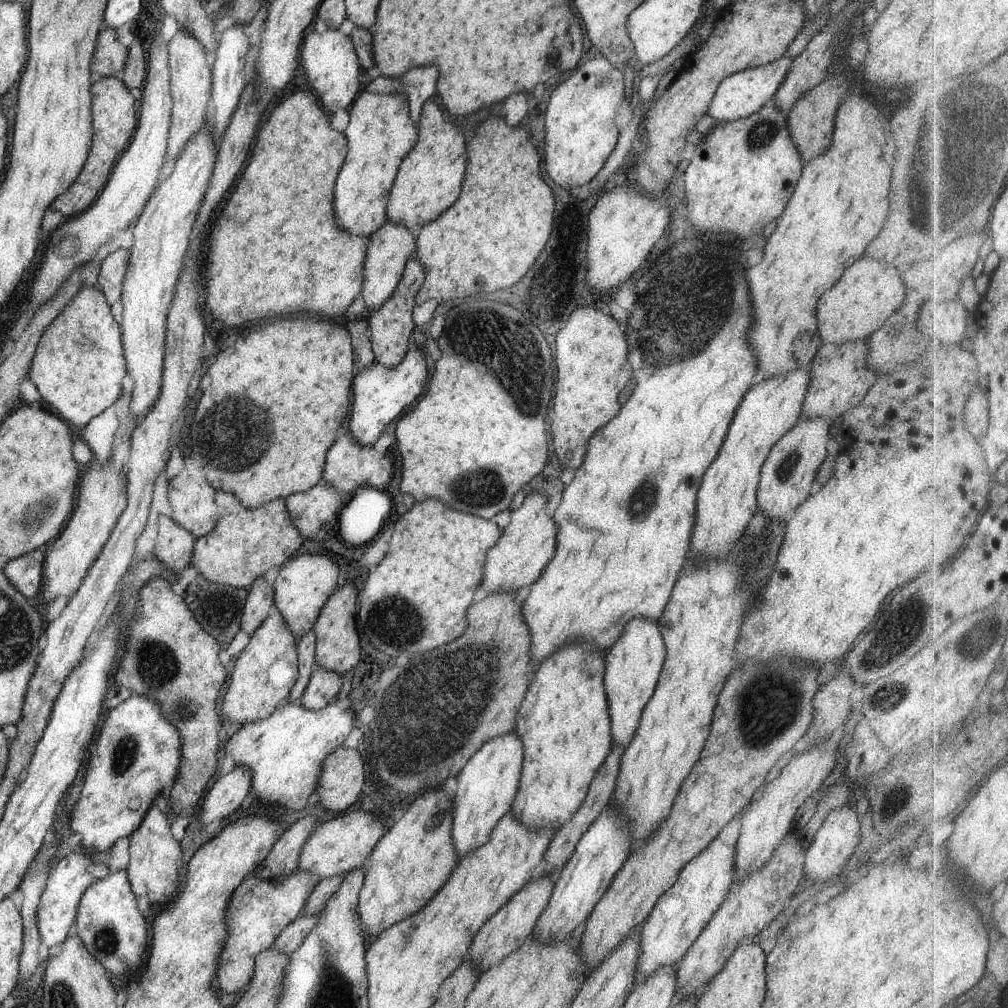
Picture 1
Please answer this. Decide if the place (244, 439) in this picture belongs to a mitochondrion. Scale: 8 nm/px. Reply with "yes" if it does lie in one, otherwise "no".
yes

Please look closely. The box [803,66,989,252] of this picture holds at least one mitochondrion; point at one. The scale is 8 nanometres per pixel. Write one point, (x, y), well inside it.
(966, 94)

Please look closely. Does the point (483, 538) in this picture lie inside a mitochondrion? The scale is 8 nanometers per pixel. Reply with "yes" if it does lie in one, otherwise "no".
no

